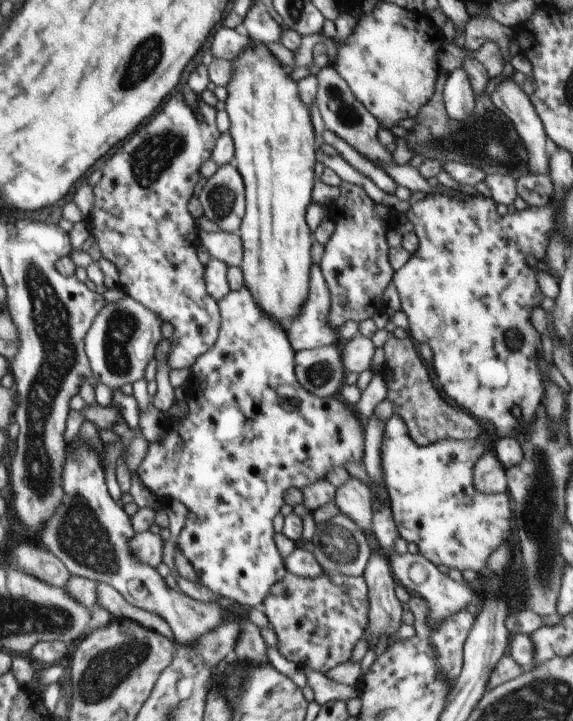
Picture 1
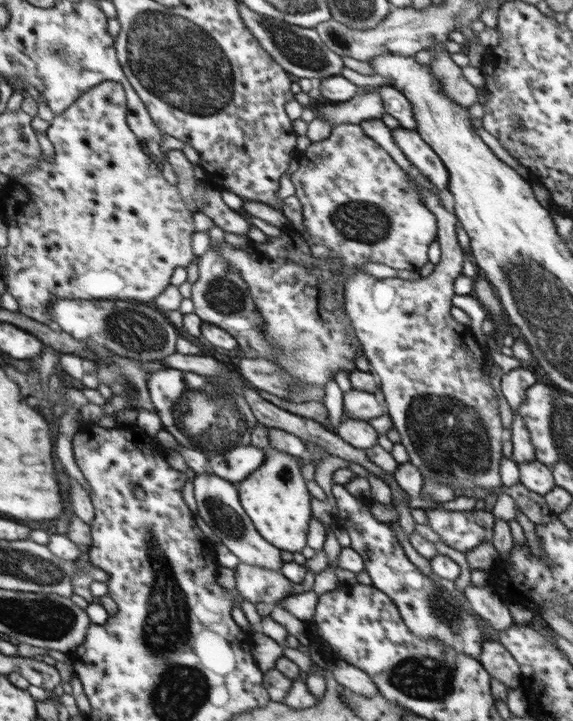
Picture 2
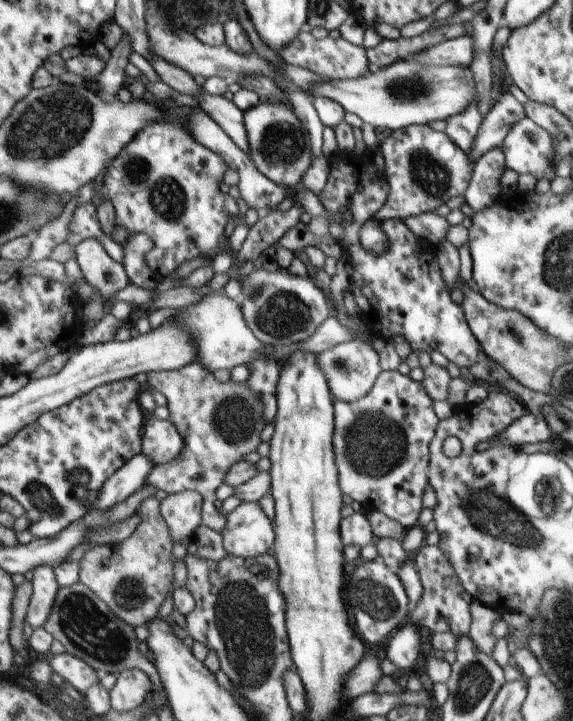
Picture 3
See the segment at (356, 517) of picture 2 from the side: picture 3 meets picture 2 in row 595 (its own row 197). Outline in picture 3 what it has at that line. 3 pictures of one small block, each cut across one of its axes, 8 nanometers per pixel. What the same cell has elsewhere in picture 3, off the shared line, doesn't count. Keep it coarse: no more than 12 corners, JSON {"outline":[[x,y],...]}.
{"outline":[[428,123],[379,146],[390,192],[360,230],[374,256],[382,222],[432,213],[463,195],[474,163]]}

